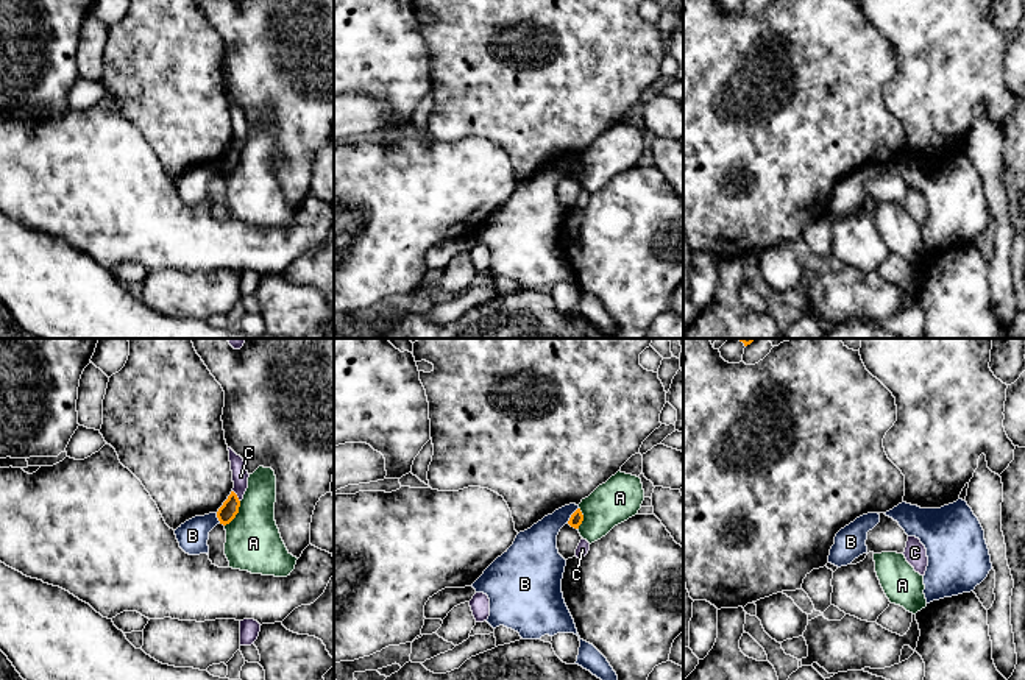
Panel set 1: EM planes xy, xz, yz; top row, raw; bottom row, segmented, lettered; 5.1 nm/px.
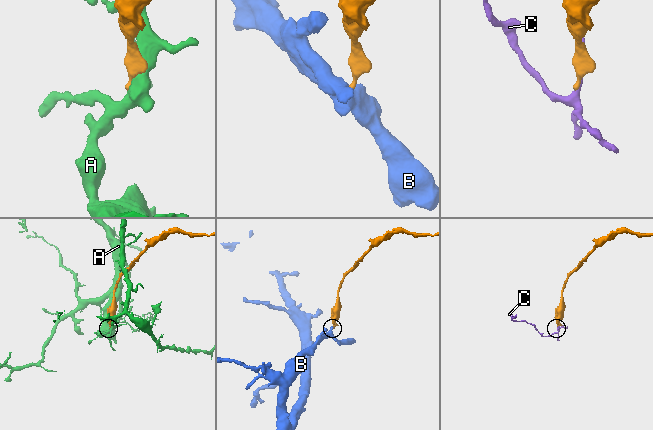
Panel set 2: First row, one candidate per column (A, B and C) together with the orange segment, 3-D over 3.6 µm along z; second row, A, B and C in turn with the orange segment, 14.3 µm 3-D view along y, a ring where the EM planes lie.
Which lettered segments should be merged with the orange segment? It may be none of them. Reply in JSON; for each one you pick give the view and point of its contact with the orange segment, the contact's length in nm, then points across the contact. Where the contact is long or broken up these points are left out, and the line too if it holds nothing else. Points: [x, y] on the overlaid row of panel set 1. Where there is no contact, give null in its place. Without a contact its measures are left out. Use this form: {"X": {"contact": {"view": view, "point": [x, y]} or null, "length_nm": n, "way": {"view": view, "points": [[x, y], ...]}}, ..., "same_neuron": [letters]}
{"C": {"contact": {"view": "xy", "point": [236, 496]}, "length_nm": 70}, "same_neuron": ["C"]}

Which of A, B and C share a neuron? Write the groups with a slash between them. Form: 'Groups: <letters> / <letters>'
Groups: A / B / C

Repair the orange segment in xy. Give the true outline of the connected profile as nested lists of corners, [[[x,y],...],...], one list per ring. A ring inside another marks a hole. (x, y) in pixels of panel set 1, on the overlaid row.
[[[228,448],[228,451],[229,451],[234,488],[217,512],[217,518],[223,526],[229,524],[239,513],[240,501],[243,499],[243,494],[248,488],[248,477],[250,477],[243,459],[237,455],[231,448]]]

